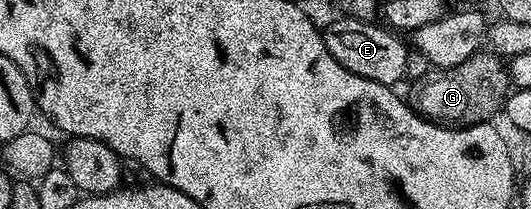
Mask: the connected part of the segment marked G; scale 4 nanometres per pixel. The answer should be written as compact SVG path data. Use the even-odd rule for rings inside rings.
M492 52L472 54L463 60L463 64L455 64L455 68L433 68L428 72L430 74L423 75L414 84L411 105L426 120L440 126L464 128L489 122L496 114L502 113L505 100L511 93L511 79L506 63Z

